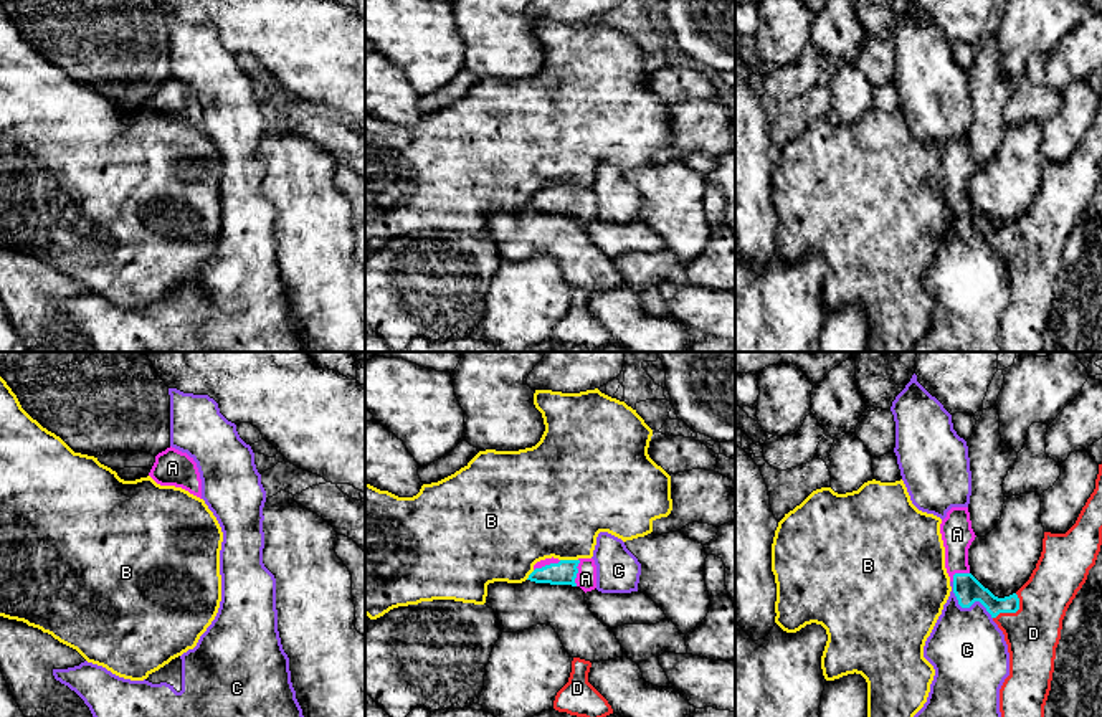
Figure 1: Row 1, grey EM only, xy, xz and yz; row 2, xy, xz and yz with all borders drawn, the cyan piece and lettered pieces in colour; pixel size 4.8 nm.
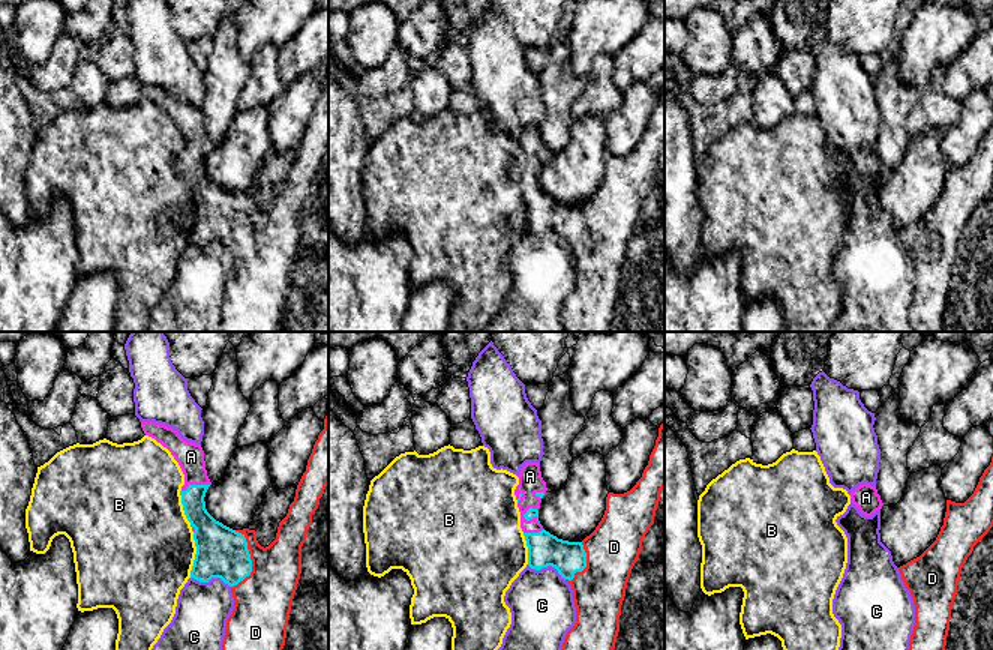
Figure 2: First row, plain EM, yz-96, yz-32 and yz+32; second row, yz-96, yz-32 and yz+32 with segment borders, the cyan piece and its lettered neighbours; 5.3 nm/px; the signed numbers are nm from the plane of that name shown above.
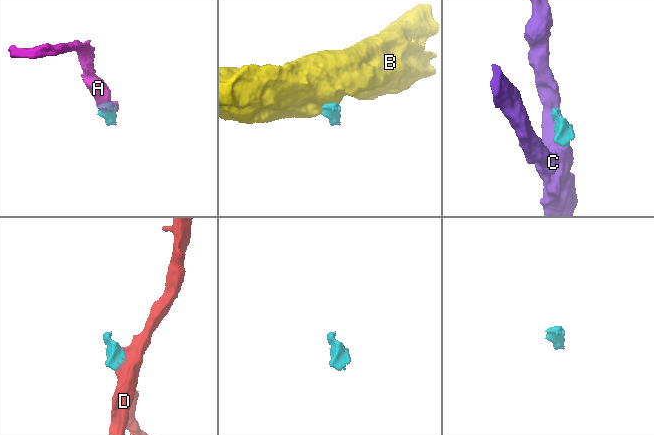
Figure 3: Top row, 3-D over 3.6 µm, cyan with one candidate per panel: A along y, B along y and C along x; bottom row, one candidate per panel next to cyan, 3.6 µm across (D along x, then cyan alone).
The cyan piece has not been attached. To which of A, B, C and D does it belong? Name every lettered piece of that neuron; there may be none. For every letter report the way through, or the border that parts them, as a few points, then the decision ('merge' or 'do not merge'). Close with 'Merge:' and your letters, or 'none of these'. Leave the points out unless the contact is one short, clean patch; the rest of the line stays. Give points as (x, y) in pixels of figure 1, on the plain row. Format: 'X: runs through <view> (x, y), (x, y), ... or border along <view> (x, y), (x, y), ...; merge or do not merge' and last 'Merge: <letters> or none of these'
A: runs through xz (564, 202), (577, 202), (585, 208); merge
B: do not merge
C: border along yz (952, 212), (952, 222), (962, 237), (978, 232), (992, 248); do not merge
D: runs through yz (967, 220), (1013, 242), (1033, 263); merge
Merge: A, D

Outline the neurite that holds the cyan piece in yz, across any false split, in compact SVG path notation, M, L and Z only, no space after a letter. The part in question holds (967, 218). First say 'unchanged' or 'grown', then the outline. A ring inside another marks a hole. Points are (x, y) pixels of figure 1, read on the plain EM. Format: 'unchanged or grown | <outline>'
grown | M1102 94L1095 119L1082 137L1076 154L1066 164L1044 162L1043 182L1029 210L1013 225L998 228L971 203L968 178L975 170L968 137L952 137L940 154L945 177L945 198L962 238L980 231L1005 264L1009 283L1009 306L1000 319L1001 352L1044 352L1044 335L1051 321L1056 278L1062 249L1077 221L1095 195L1102 175Z

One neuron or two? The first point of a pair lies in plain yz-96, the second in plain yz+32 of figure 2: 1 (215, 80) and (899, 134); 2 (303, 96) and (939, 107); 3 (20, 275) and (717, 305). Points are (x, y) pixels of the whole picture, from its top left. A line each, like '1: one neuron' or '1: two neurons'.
1: one neuron
2: two neurons
3: one neuron

